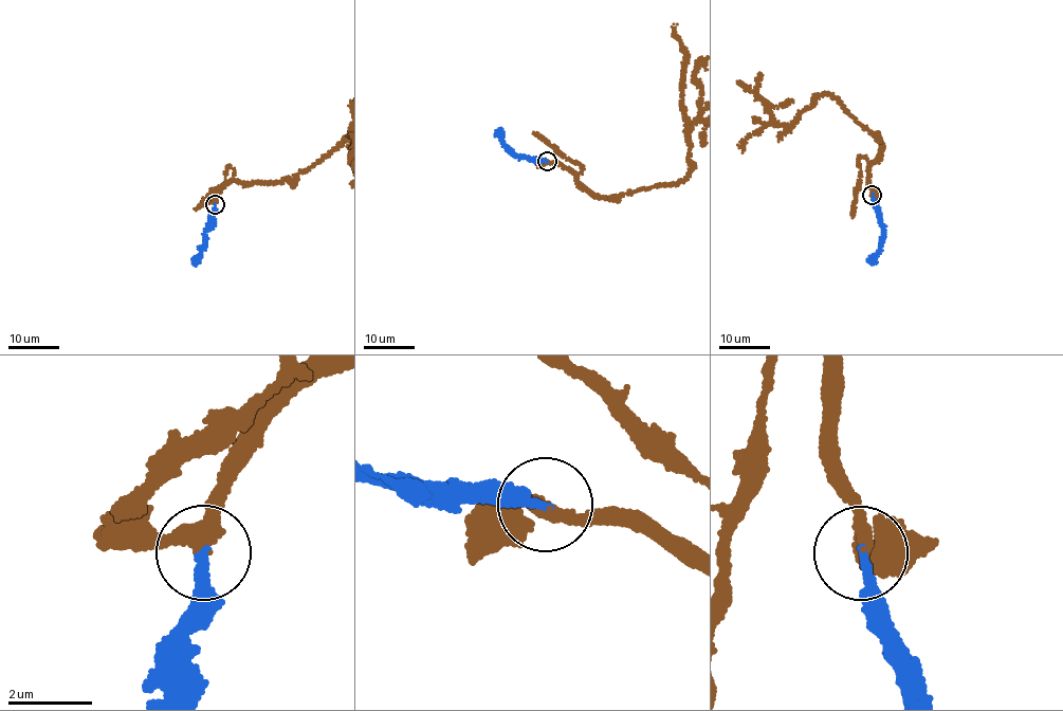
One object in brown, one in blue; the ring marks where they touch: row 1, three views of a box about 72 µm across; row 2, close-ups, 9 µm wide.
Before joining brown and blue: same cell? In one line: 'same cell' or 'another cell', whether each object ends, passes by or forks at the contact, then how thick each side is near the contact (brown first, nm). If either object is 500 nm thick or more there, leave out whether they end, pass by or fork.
same cell; brown passes by; blue ends there; 300 nm thick on the brown side, 240 nm on the other

